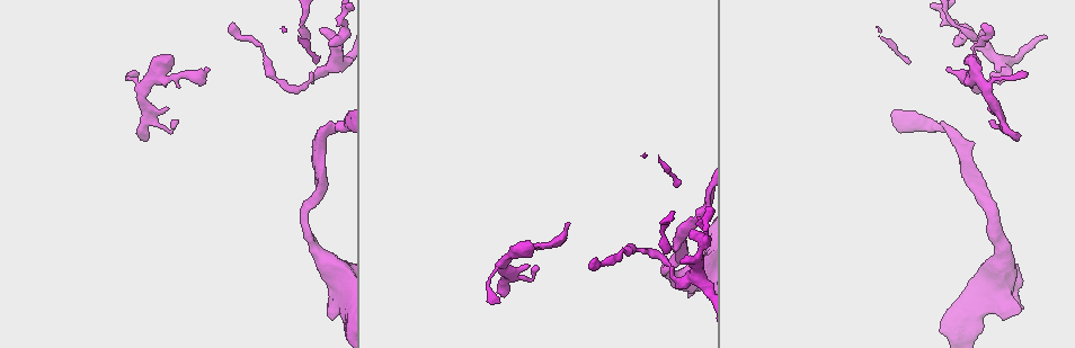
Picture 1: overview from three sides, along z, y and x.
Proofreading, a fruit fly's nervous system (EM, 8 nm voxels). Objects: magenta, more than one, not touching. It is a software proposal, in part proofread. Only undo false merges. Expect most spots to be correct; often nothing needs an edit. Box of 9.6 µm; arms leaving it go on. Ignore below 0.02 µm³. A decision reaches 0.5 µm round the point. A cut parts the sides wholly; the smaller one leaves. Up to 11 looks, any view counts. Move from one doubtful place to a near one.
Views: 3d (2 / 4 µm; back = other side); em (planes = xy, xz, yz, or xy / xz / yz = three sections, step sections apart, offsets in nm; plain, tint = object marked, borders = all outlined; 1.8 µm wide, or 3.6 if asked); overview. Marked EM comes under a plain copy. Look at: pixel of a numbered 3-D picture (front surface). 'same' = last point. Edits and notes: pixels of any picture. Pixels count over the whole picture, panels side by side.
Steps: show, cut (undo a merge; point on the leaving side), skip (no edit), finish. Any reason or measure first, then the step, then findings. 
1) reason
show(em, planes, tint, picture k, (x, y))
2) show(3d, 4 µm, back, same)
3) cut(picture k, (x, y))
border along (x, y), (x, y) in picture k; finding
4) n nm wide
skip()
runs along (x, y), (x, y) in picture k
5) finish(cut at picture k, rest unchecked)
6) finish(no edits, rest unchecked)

three arms meet
show(em, planes, borders, picture 1, (696, 279))

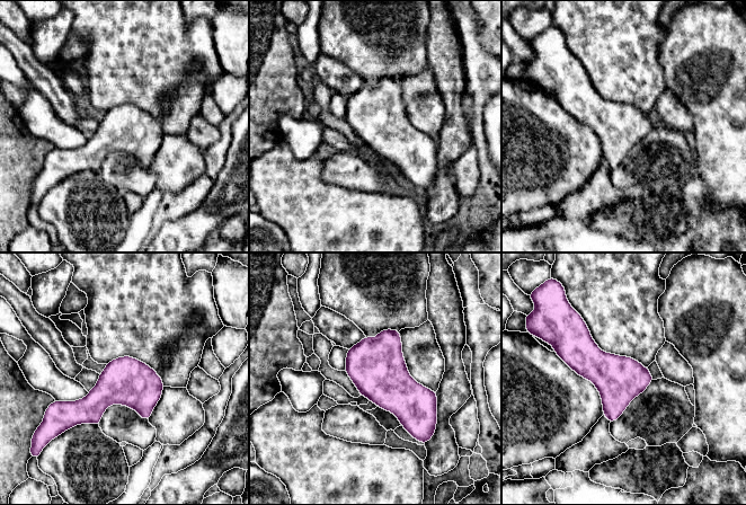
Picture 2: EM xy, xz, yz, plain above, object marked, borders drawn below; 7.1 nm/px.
skip()
one cell here

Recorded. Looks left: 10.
sharp bend
show(em, planes, tint, picture 1, (515, 251))

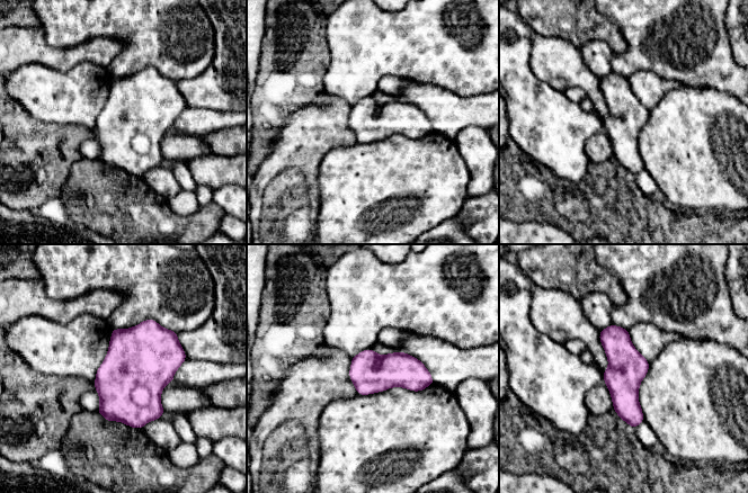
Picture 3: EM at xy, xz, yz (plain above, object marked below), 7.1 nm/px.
skip()
runs along (611, 328), (634, 423) in picture 3; all the same cell

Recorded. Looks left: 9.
a narrow waist
show(em, xz, step 16, tint, picture 1, (974, 51))

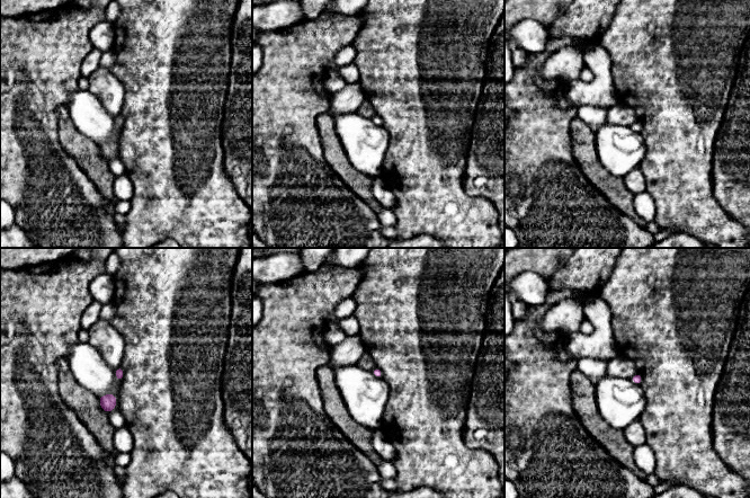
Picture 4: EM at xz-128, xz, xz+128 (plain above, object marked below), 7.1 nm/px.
show(em, planes, tint, same)

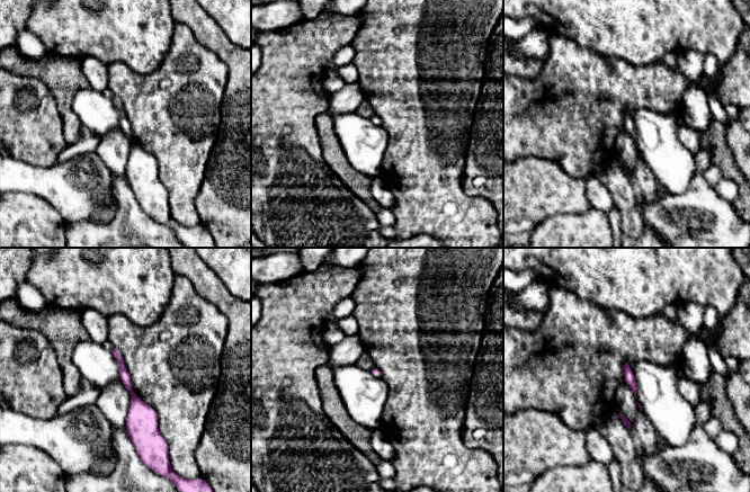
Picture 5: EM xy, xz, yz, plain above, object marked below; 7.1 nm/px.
skip()
runs along (116, 352), (137, 408), (137, 440) in picture 5; continuous, no second cell

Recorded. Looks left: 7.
sharp bend
show(3d, 4 µm, picture 1, (339, 290))

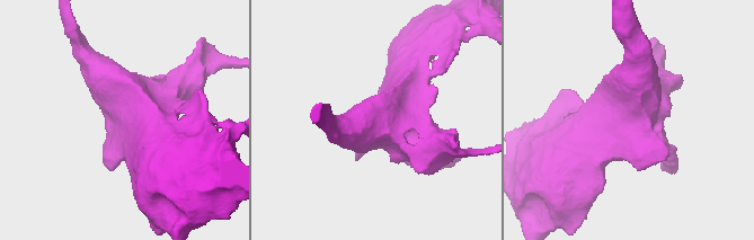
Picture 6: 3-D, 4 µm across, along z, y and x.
shape alone is not enough
show(em, 3.6 µm, yz, step 4, tint, picture 6, (127, 117))

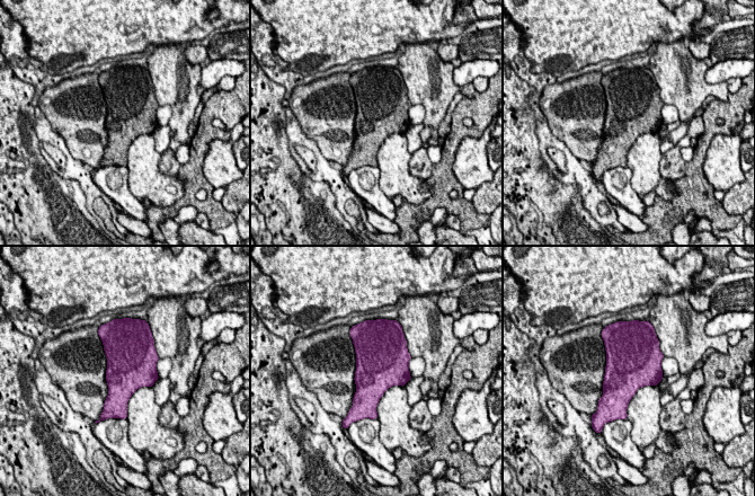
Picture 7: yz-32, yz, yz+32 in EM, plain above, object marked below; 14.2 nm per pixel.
cut it another way
show(em, 3.6 µm, xz, step 8, tint, same)

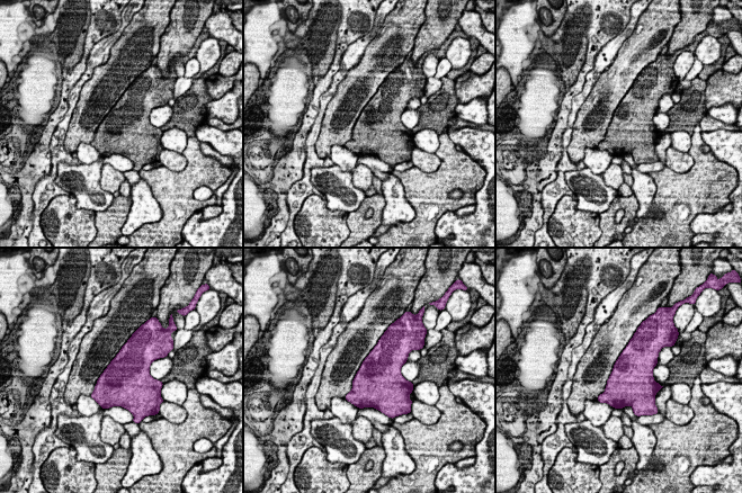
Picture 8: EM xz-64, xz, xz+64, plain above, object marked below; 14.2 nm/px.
skip()
all the same cell

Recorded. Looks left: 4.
finish(no edits, rest unchecked)

